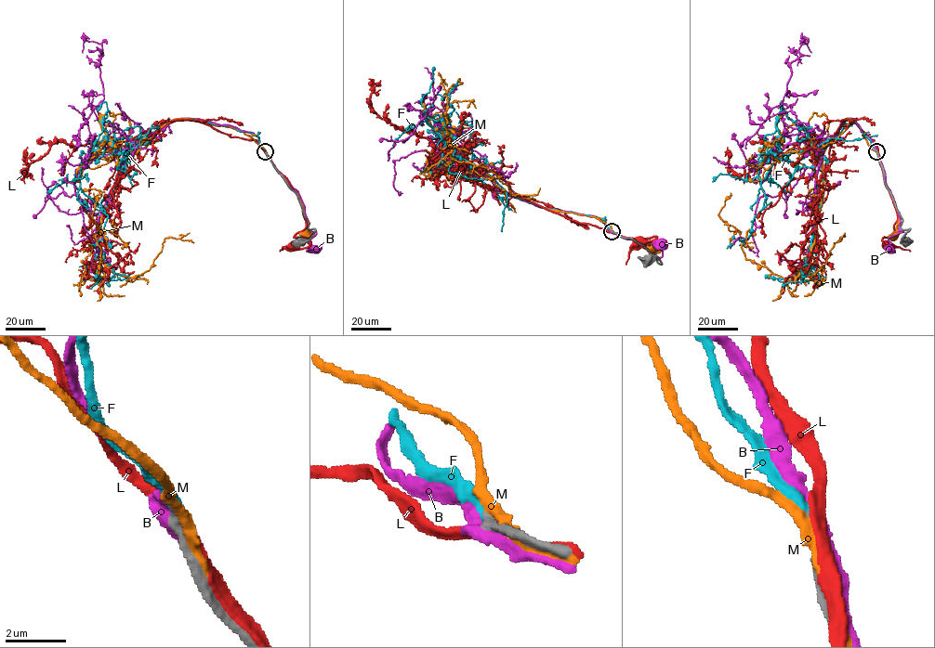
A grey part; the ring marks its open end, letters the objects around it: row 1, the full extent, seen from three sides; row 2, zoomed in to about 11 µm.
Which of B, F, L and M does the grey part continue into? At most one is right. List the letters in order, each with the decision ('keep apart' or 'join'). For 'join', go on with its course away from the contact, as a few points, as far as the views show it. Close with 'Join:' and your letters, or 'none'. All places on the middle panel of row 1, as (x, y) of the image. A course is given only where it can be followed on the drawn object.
B: keep apart
F: join; it runs (612, 231), (596, 216), (493, 193), (427, 123), (454, 110), (449, 95), (438, 94)
L: keep apart
M: keep apart
Join: F

